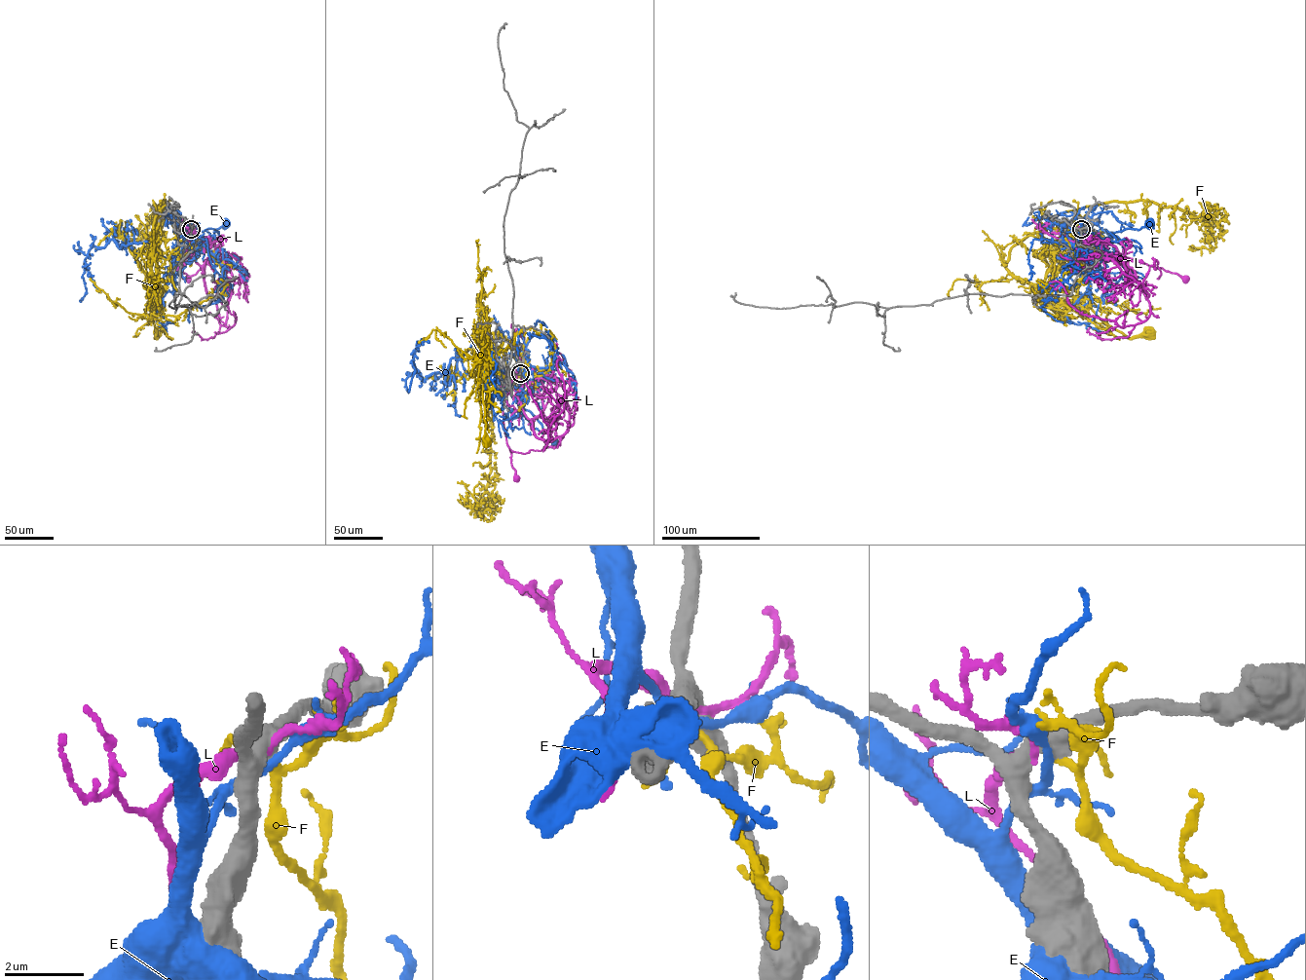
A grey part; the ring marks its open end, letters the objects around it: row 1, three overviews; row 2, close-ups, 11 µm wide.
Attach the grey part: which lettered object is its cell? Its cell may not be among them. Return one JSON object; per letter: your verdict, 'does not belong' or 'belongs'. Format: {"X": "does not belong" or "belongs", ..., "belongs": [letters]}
{"E": "does not belong", "F": "does not belong", "L": "does not belong", "belongs": []}

